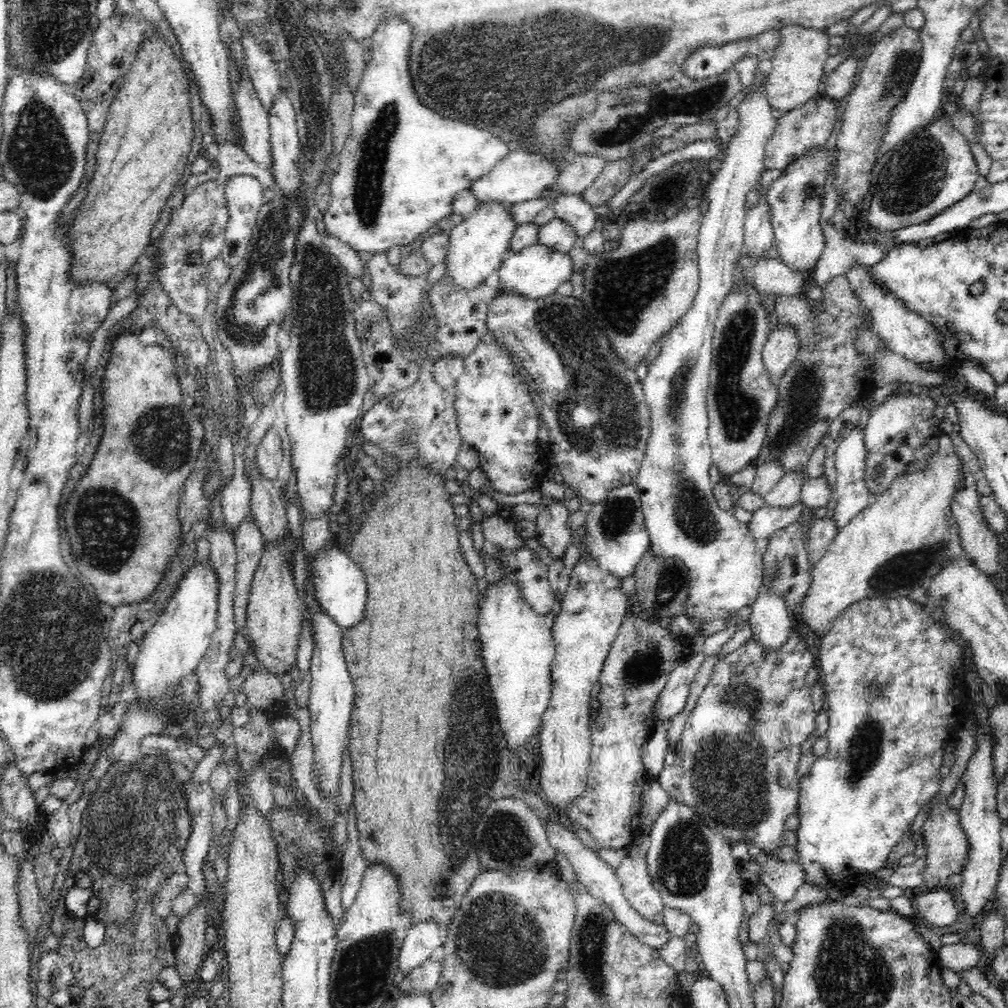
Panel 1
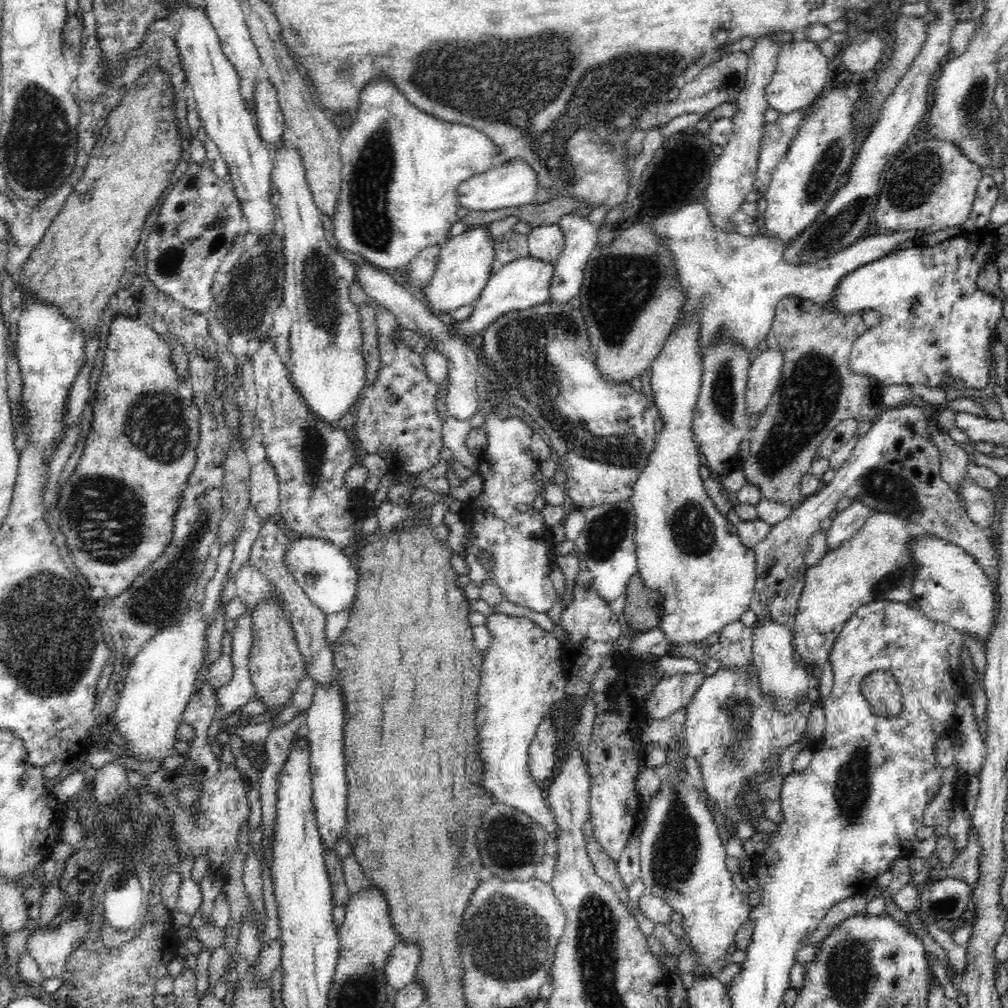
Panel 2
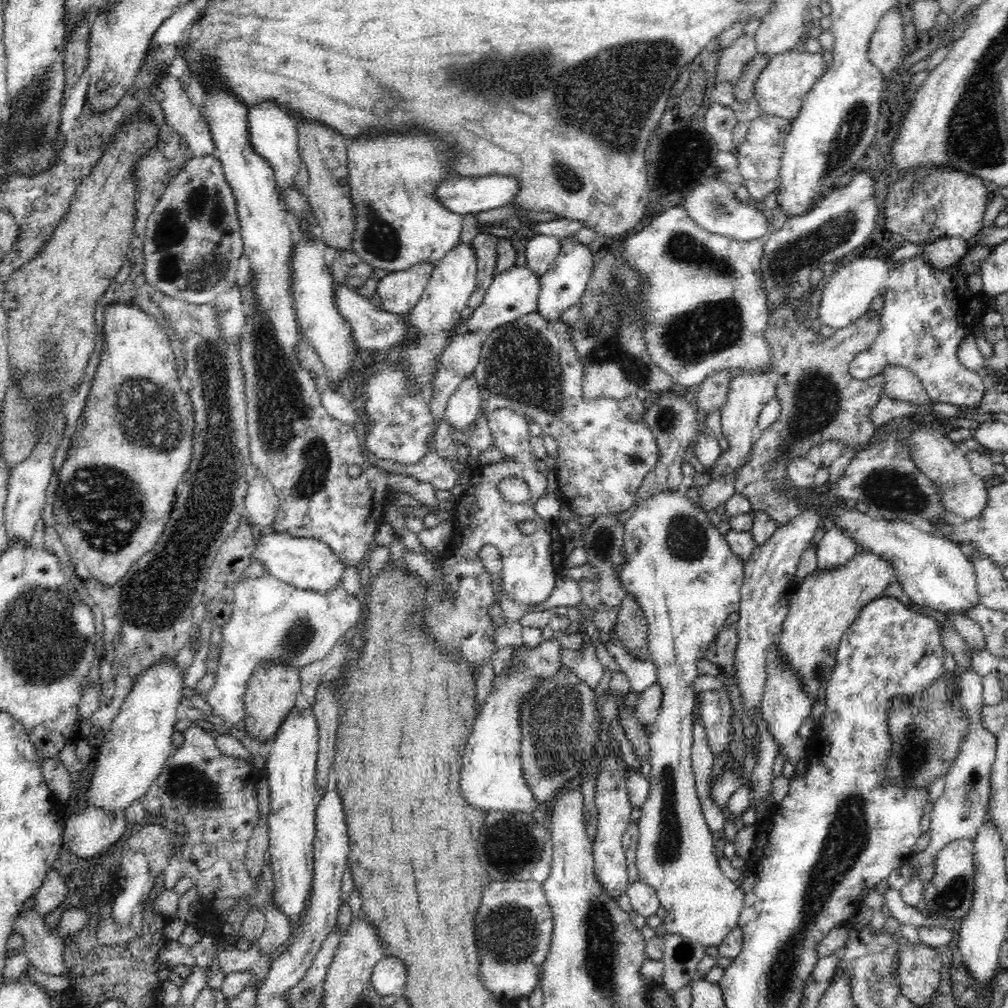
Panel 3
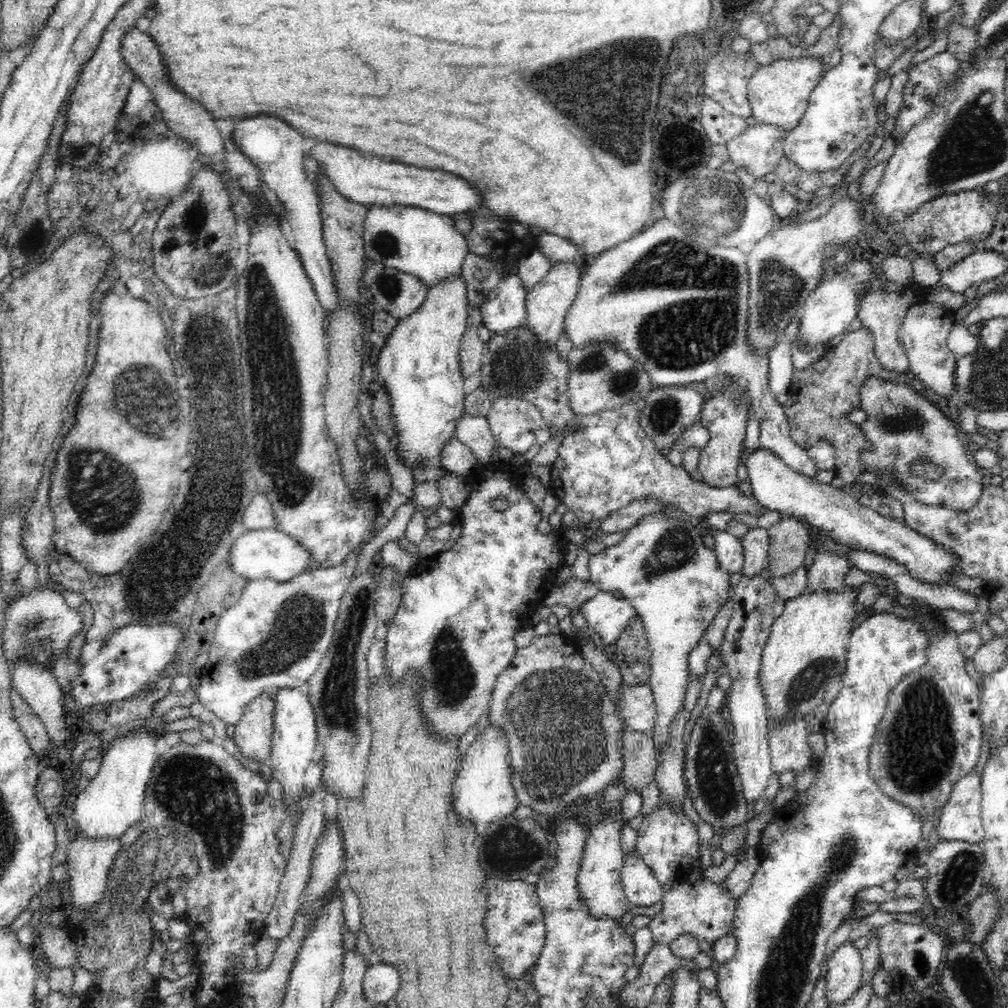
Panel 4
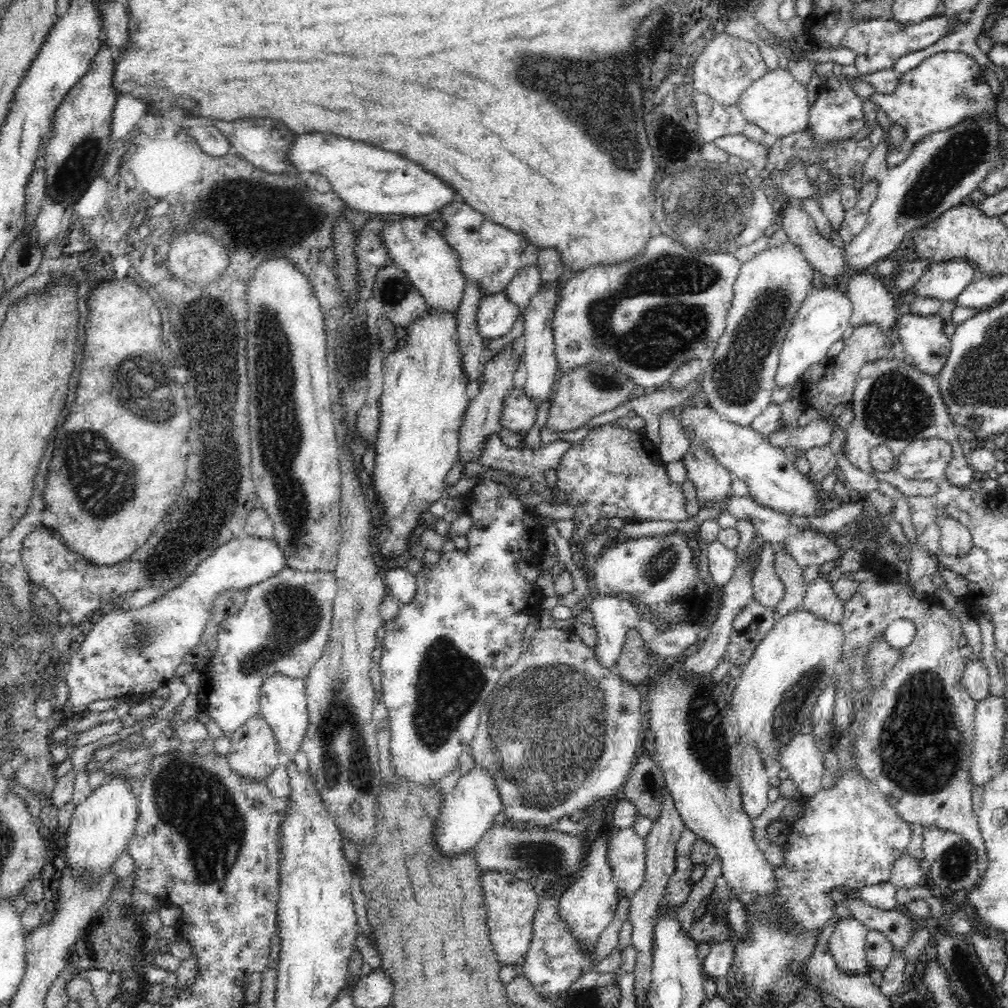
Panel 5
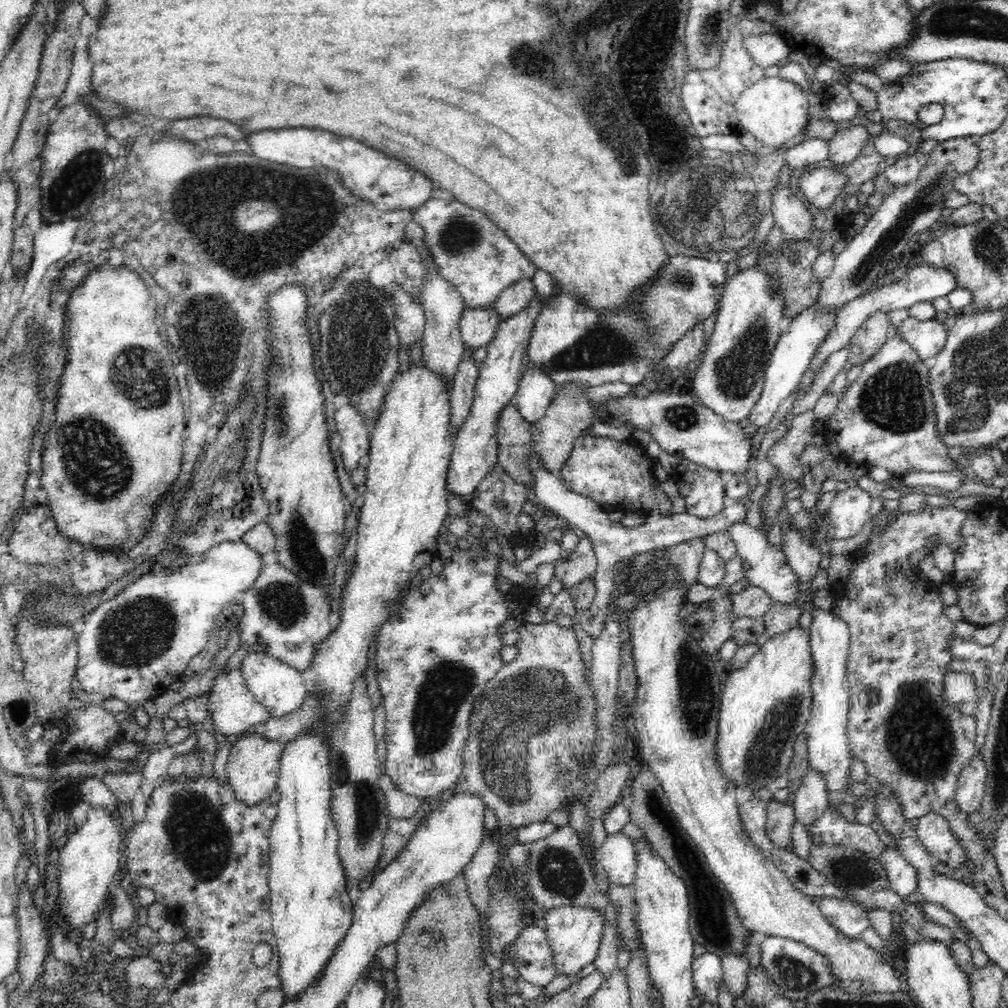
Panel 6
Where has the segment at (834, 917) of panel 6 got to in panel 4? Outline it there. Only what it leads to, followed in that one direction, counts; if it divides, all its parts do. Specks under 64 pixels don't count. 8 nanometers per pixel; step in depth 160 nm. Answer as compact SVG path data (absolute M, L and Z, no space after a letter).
M854 941L842 944L827 958L828 1004L844 1004L861 987L862 958Z

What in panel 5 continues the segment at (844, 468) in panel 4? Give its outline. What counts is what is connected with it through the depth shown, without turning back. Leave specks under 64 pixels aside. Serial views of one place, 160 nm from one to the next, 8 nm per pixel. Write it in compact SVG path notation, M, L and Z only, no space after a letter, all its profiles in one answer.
M863 324L862 326L854 327L850 338L844 342L842 352L834 358L830 358L830 364L825 376L815 385L808 385L812 388L812 391L808 392L805 398L803 398L805 408L812 407L818 409L818 416L816 418L825 419L832 414L839 404L849 403L852 400L853 390L855 389L860 369L865 364L886 358L886 355L892 349L892 345L890 338L878 325Z

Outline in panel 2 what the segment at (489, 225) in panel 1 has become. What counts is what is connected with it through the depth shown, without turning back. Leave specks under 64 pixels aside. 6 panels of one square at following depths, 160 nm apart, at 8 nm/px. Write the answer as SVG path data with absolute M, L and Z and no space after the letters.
M476 224L468 225L462 234L451 237L441 246L436 270L429 283L422 289L426 297L425 306L434 315L451 321L449 312L461 306L474 304L497 265L496 242L496 238L489 236L487 224Z

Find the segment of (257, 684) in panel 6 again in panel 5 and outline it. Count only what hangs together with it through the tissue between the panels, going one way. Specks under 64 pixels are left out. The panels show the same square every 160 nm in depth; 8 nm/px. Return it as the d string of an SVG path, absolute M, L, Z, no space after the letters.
M282 674L268 676L262 682L259 695L261 716L271 726L277 740L278 752L287 754L289 762L294 762L294 756L301 750L301 742L307 727L307 696L305 694L306 680L297 680Z

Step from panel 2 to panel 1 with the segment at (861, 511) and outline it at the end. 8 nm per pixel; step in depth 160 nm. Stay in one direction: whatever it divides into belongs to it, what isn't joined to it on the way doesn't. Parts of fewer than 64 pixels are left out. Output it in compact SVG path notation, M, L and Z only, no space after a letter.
M856 426L856 428L842 440L834 454L837 483L832 496L836 500L833 519L838 529L844 528L854 516L858 516L858 513L863 508L866 508L872 499L872 495L865 483L865 452L863 431L860 431Z

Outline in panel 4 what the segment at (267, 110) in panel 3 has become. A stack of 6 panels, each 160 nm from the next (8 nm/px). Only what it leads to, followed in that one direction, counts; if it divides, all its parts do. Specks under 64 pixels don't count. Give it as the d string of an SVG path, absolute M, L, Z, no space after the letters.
M254 116L234 121L232 138L239 151L244 153L256 168L262 170L261 181L264 182L264 186L272 188L278 194L284 206L284 214L294 230L295 246L304 270L311 278L320 304L326 312L333 311L339 307L339 296L323 239L318 194L304 171L304 137L274 116Z

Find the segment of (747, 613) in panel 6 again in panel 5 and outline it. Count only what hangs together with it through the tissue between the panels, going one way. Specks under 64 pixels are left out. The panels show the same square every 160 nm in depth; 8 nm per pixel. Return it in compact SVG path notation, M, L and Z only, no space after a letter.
M772 543L764 544L760 554L760 565L752 578L753 600L765 608L775 608L783 600L784 584L780 581L775 570L775 549Z

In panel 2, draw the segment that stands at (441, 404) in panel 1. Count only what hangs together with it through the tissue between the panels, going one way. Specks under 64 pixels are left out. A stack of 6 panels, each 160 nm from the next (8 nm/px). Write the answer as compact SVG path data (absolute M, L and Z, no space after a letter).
M375 305L375 309L380 351L378 376L366 390L362 390L360 407L350 422L355 430L355 435L352 436L354 436L354 439L358 438L360 440L360 448L367 454L379 454L384 458L389 471L398 474L402 472L418 474L423 470L432 468L442 460L441 450L445 446L443 436L446 429L443 426L445 419L441 418L437 412L436 401L440 384L436 384L427 377L423 355L410 349L408 344L398 341L397 334L403 329L403 326L399 324L396 317L381 305Z

